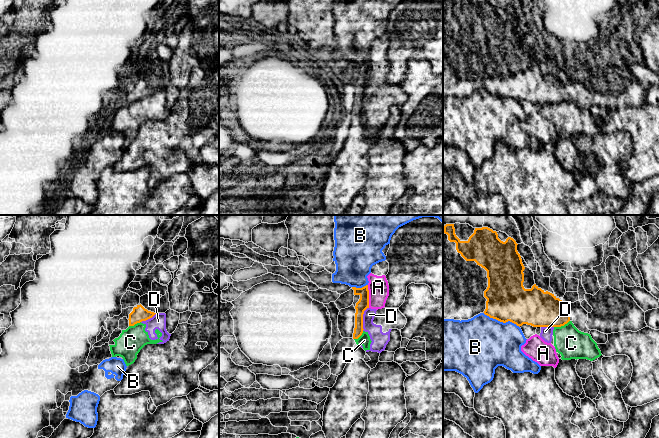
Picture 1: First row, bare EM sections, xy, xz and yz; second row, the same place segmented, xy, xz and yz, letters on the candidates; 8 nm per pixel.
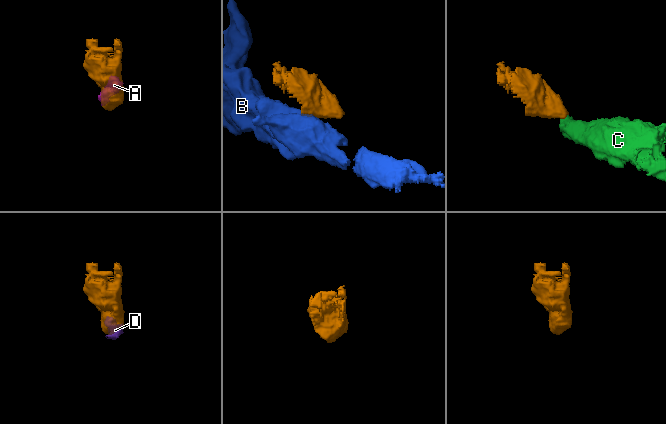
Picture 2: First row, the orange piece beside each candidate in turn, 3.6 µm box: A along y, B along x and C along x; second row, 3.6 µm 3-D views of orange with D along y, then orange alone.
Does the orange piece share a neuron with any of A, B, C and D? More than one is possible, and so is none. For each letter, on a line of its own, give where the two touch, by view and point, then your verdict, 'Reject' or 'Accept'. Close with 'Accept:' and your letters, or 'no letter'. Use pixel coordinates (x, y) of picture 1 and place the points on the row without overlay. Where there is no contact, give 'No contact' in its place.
A: Touches orange at xz (368, 72). Reject
B: Touches orange at yz (501, 97). Reject
C: Touches orange at yz (561, 101). Reject
D: Touches orange at xz (362, 95). Reject
Accept: no letter

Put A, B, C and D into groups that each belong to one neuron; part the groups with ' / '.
A C D / B

